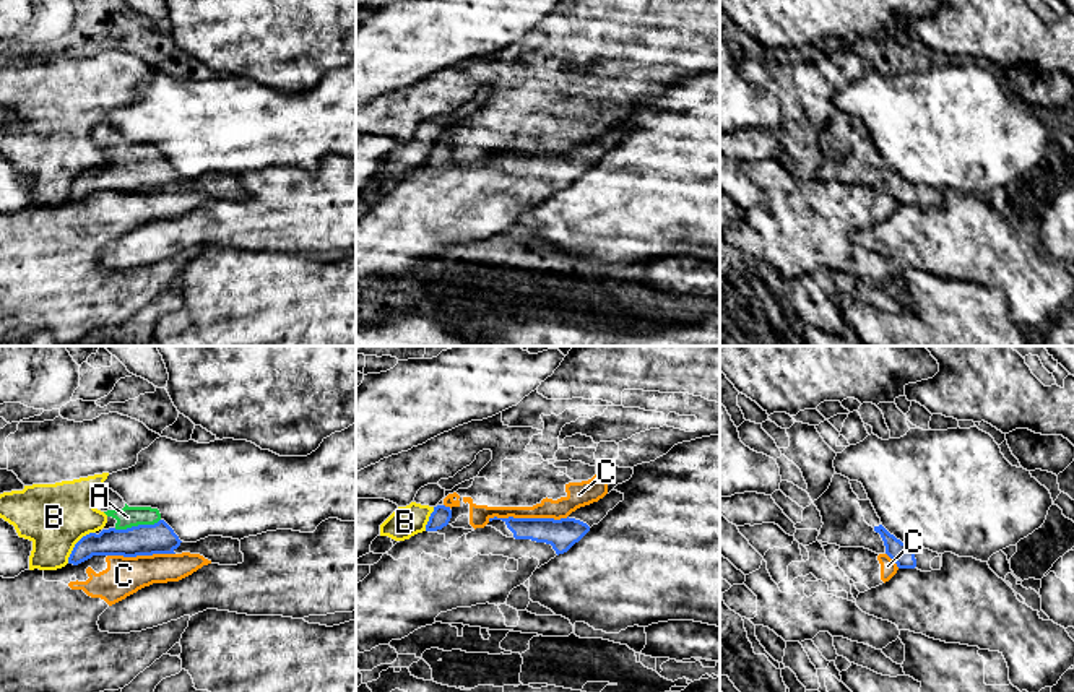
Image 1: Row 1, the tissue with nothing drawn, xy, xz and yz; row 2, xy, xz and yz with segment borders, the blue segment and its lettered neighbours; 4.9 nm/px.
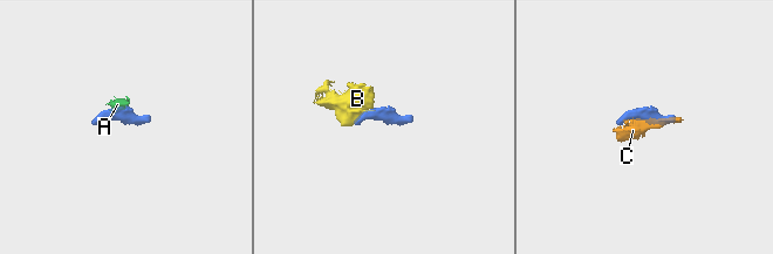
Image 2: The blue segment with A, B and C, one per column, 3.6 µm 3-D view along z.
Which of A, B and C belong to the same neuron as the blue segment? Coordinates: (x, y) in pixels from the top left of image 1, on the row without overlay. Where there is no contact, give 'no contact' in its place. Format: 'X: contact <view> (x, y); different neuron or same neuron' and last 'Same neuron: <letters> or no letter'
A: contact xy (138, 161); same neuron
B: contact xy (75, 181); different neuron
C: contact xz (527, 155); different neuron
Same neuron: A

